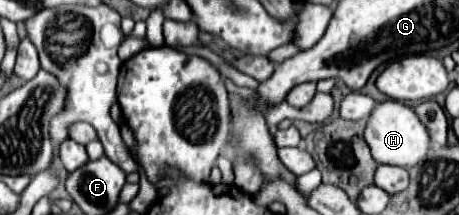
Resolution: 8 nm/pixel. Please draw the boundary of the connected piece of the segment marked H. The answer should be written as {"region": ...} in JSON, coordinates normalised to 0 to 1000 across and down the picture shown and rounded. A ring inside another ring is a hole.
{"region":[[[832,470],[815,498],[806,526],[806,553],[793,600],[793,647],[810,702],[810,730],[819,758],[841,758],[841,767],[867,767],[867,777],[898,777],[902,758],[915,758],[932,693],[937,693],[937,637],[928,591],[919,591],[915,553],[906,526],[885,498],[871,470]]]}

